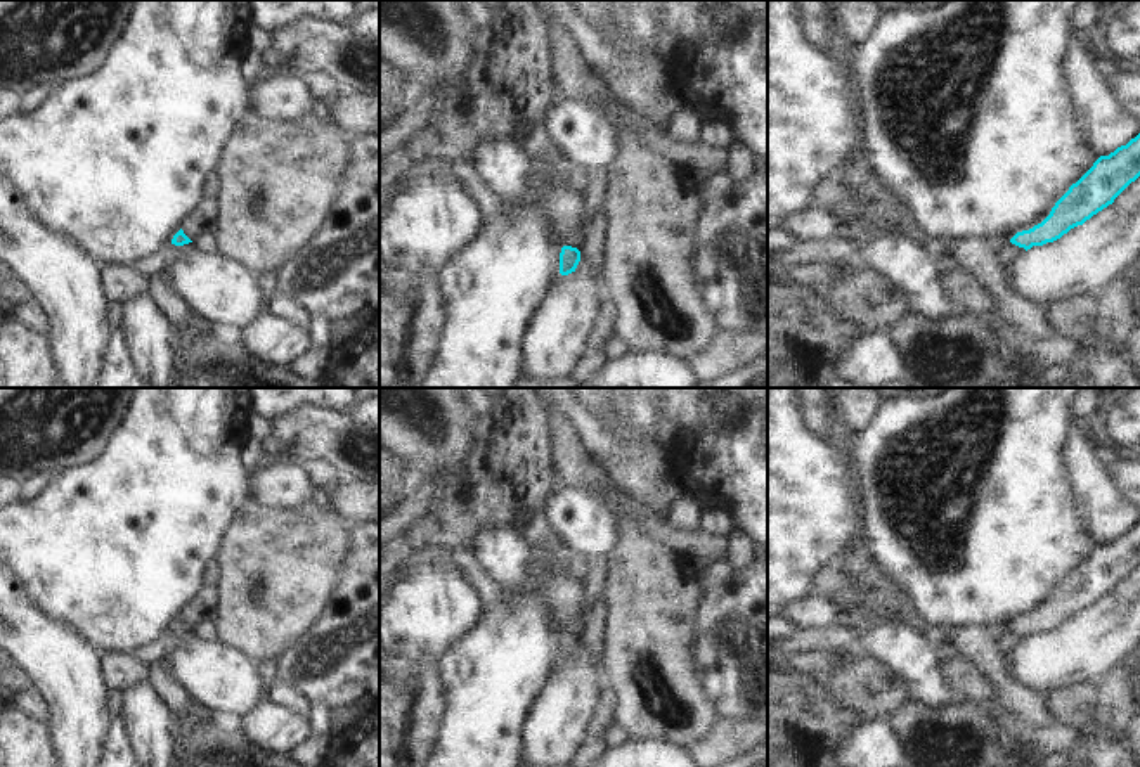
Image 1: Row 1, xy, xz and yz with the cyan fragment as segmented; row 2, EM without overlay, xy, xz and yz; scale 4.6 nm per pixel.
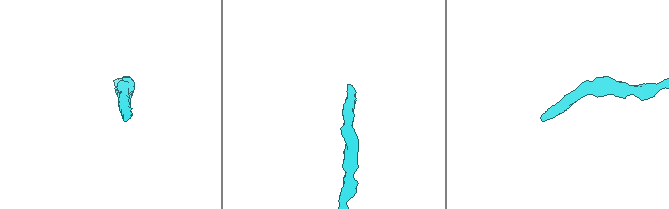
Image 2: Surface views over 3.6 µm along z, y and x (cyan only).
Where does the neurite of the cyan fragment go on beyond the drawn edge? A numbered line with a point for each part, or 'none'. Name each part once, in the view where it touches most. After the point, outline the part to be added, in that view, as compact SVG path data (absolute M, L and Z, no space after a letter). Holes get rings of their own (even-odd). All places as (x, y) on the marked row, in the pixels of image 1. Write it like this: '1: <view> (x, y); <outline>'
none

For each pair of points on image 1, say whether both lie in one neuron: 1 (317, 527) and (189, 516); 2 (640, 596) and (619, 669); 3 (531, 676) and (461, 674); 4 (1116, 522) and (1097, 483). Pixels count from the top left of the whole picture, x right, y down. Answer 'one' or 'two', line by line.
1: two
2: one
3: one
4: one

